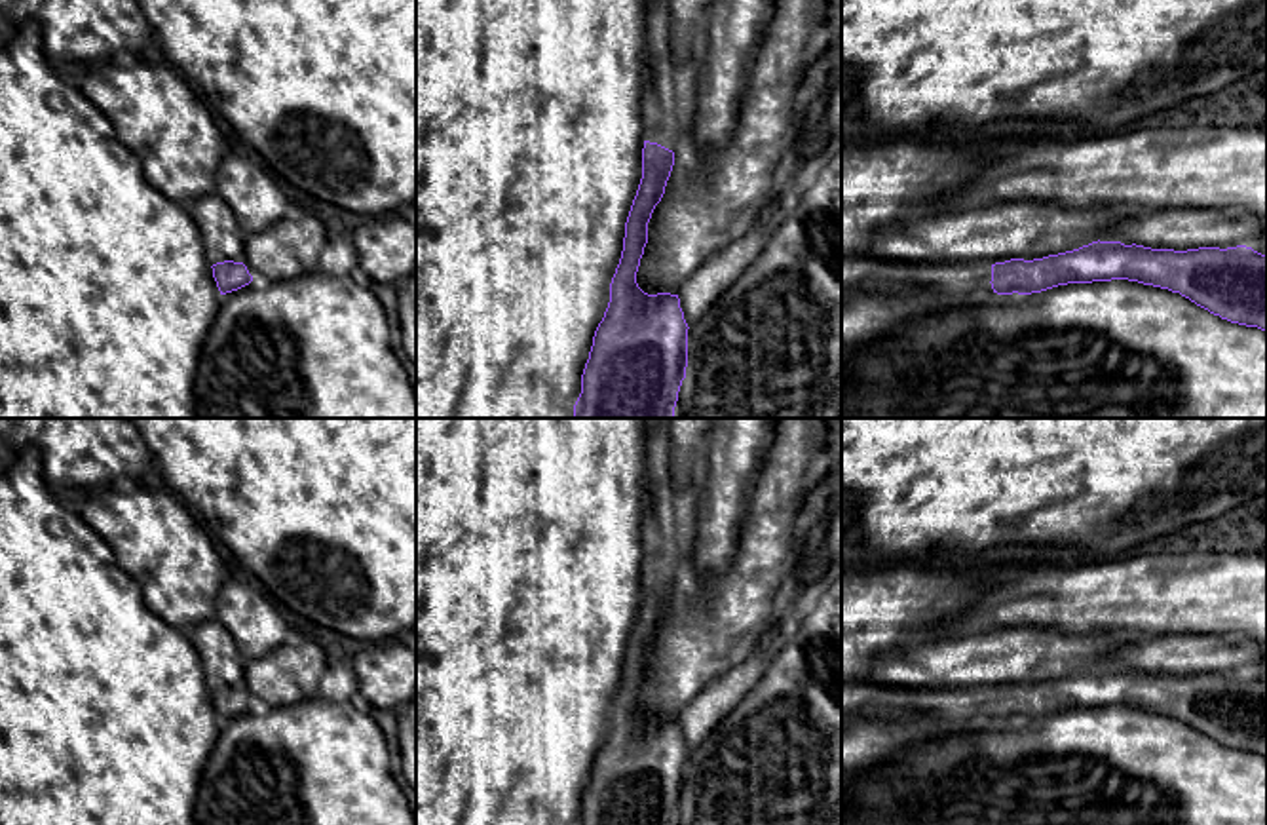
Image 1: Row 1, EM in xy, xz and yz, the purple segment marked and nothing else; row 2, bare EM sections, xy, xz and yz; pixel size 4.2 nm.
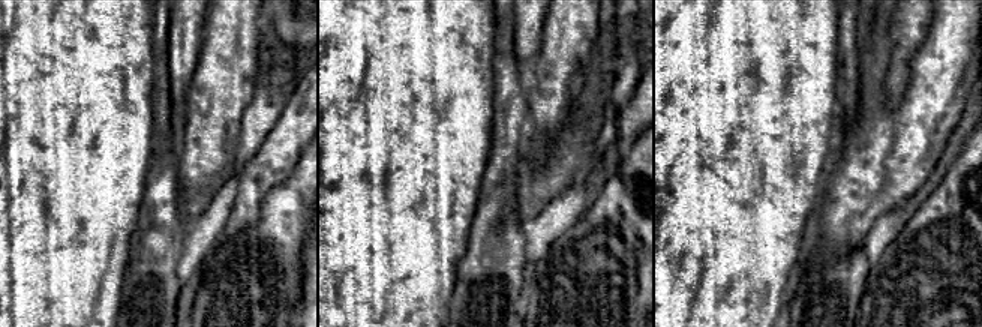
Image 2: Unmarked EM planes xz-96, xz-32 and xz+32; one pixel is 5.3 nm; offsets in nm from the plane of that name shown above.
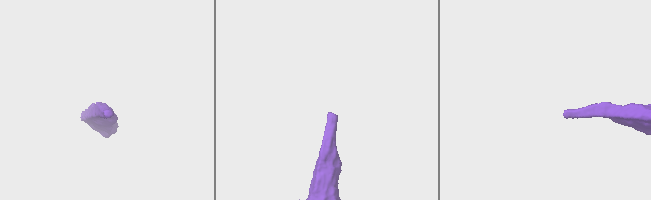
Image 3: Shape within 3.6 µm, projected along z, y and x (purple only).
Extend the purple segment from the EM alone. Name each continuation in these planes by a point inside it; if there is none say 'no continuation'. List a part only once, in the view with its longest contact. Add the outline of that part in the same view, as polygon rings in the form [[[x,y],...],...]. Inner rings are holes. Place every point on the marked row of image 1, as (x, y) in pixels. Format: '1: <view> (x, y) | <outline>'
1: xz (661, 101) | [[[646,0],[644,141],[674,150],[682,131],[682,74],[671,59],[669,0]]]

